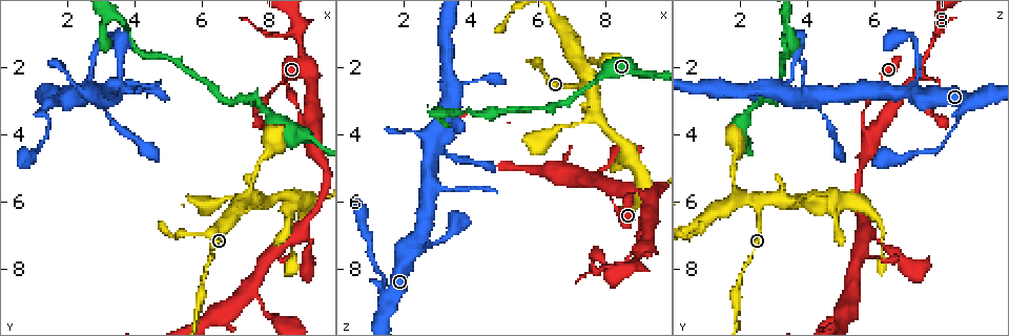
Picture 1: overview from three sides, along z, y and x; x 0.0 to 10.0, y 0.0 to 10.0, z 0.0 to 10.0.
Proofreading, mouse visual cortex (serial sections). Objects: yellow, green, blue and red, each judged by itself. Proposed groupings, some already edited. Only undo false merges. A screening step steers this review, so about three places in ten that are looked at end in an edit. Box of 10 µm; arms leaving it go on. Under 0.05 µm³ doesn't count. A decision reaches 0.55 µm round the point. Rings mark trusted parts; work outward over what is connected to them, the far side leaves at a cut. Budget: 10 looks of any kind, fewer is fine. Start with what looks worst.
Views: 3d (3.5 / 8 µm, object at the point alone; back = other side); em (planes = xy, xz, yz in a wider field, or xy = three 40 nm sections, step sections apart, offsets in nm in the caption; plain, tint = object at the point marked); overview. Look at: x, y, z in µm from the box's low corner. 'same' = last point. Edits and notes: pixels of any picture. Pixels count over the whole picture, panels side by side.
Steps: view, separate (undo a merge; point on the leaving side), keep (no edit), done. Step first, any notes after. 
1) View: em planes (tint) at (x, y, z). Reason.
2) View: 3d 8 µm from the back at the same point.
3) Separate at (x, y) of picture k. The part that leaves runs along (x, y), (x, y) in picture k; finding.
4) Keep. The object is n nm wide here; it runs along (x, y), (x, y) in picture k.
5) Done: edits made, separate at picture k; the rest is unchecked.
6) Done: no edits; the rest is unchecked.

View: 3d 3.5 µm from the back at (3.70, 0.60, 3.35). Three-way junction.

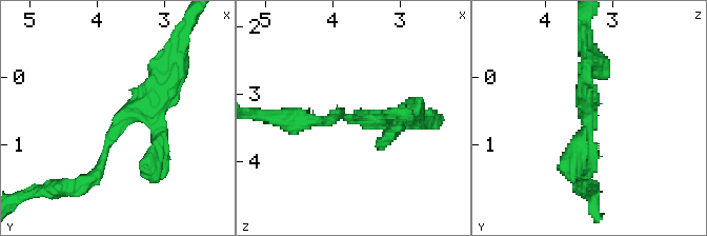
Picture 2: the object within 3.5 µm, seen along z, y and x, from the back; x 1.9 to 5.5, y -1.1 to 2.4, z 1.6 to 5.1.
View: em xy step 2 (tint) at (3.65, 0.65, 3.35). 3 arms meet here; the arms are 150, 150, 300 nm wide.

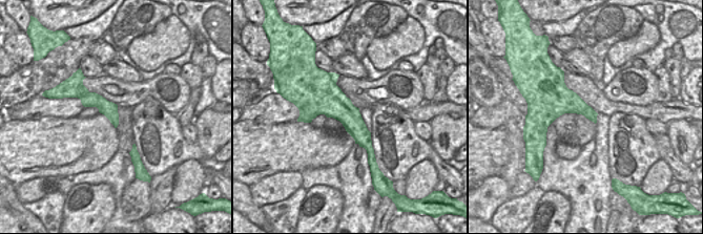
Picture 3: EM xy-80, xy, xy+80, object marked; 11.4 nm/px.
Keep. All the same cell.

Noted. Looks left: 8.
View: 3d 3.5 µm at (3.95, 2.75, 2.45). Thin neck.

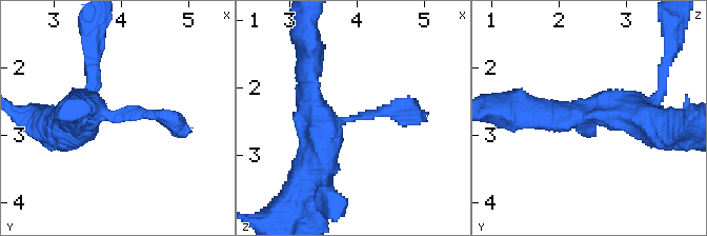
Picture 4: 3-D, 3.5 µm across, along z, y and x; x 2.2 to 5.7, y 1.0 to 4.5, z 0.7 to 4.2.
View: em xy step 1 (plain) at (3.90, 2.70, 2.45).

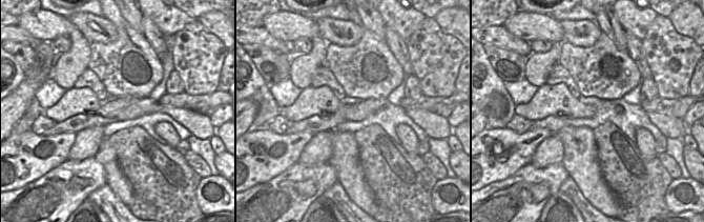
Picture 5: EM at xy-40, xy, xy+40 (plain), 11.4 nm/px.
View: em xy step 1 (tint) at the same point.

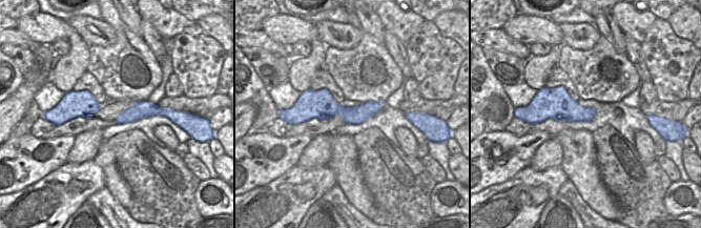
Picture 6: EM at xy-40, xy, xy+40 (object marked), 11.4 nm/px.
Keep. All the same cell.

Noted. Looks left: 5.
View: 3d 3.5 µm at (9.15, 4.05, 5.90). Calibre changes.

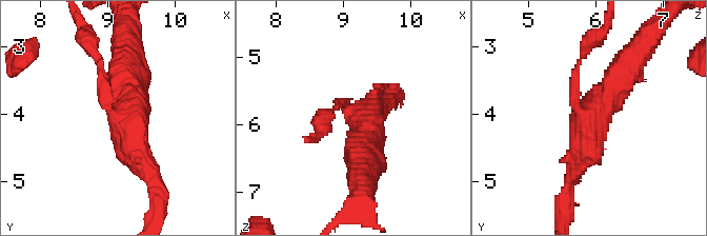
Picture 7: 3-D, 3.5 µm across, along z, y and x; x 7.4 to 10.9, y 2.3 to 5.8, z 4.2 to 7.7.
View: em xy step 3 (tint) at (9.20, 4.10, 5.85). 3 arms meet here; the arms are 150, 350, 450 nm wide; need the tissue.

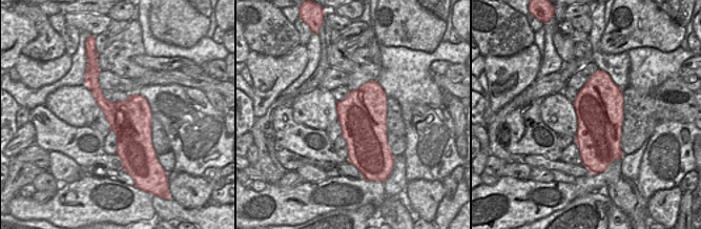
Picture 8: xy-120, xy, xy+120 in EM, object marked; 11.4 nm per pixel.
Keep. Continuous, no second cell.

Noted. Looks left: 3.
View: 3d 3.5 µm at (9.15, 2.25, 7.35). Small branch off a trunk.

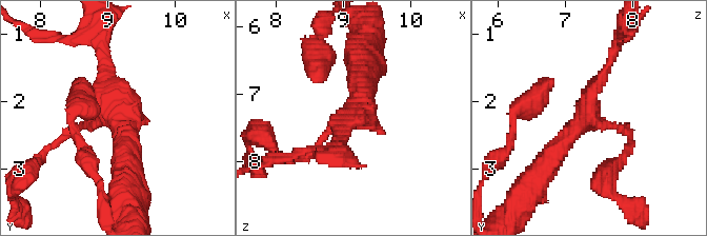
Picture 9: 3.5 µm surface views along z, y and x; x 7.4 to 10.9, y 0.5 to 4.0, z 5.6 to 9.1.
View: em planes (tint) at (9.20, 2.25, 7.30). 3 arms meet here; the arms are 100, 150, 350 nm wide; need the tissue.

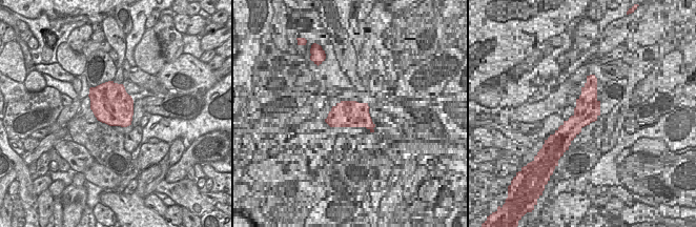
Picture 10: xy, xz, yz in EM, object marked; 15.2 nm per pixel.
Keep. It runs along (540, 175), (588, 113), (612, 55) in picture 9; one cell here.

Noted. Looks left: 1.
Done: no edits; the rest is unchecked.

